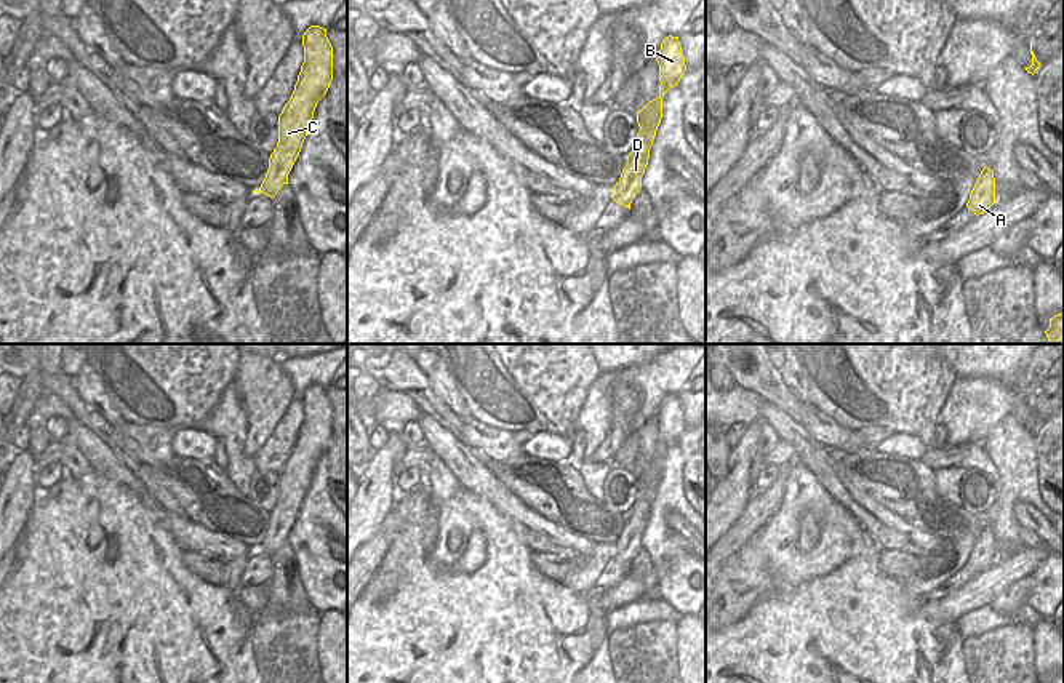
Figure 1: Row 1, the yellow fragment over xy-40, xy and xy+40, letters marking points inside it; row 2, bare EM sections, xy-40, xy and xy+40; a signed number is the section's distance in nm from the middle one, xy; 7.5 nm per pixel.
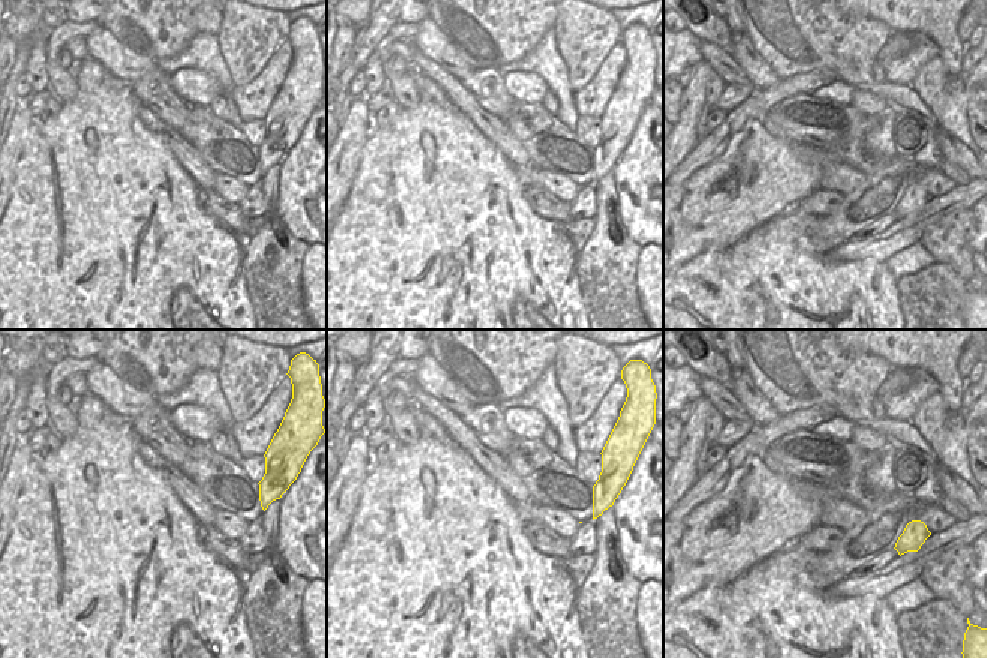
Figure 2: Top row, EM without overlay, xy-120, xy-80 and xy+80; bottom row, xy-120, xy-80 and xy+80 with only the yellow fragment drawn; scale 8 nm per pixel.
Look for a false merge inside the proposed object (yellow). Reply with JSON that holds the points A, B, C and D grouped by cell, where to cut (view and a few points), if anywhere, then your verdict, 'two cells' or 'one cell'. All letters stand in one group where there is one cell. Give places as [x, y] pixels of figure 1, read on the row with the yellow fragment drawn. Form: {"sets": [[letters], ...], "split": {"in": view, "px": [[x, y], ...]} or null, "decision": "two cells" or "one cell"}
{"sets": [["A", "B", "C", "D"]], "split": null, "decision": "one cell"}

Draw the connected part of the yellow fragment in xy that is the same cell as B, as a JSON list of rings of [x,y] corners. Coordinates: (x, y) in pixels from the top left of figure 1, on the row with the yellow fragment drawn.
[[[669,35],[662,40],[656,61],[659,64],[659,96],[637,112],[637,123],[640,126],[637,142],[627,155],[627,163],[611,192],[611,198],[629,210],[642,189],[642,176],[648,165],[650,149],[662,118],[662,98],[670,88],[678,85],[686,70],[678,37]]]

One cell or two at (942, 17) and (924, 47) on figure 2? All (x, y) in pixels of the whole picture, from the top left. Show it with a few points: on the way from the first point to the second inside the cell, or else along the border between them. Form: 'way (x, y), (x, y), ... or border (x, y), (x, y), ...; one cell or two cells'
border (914, 33), (929, 36), (941, 53); two cells

